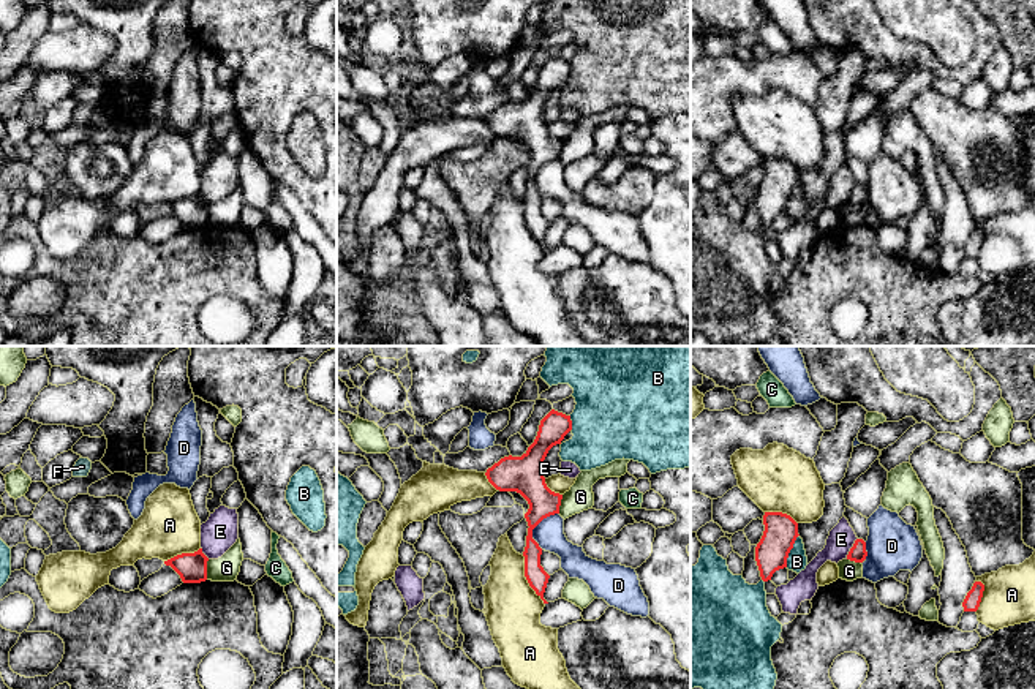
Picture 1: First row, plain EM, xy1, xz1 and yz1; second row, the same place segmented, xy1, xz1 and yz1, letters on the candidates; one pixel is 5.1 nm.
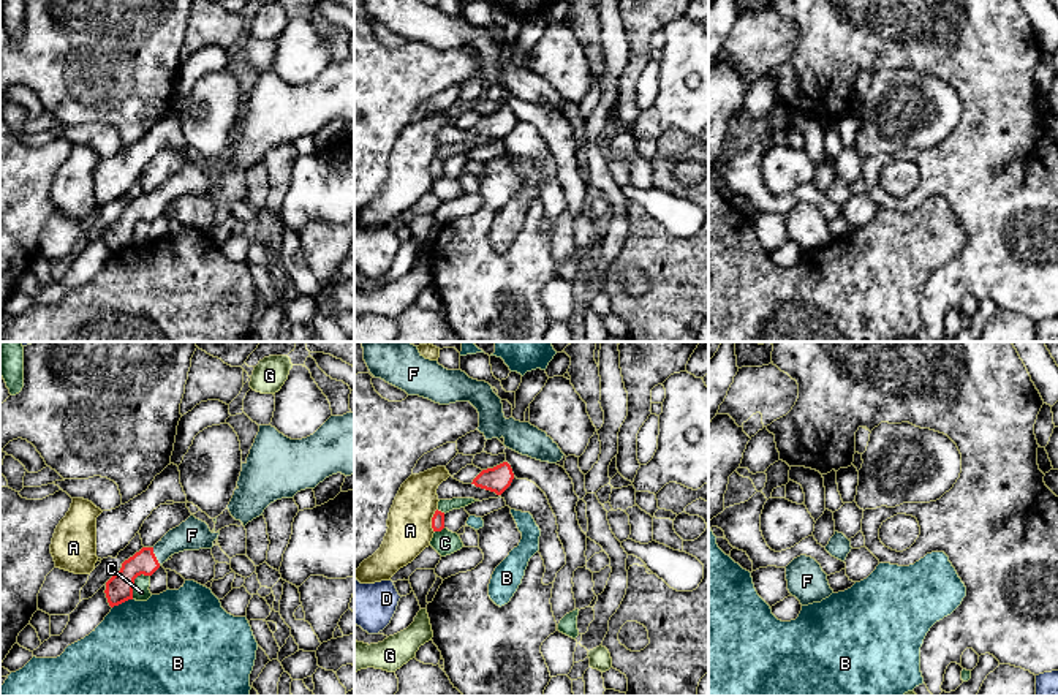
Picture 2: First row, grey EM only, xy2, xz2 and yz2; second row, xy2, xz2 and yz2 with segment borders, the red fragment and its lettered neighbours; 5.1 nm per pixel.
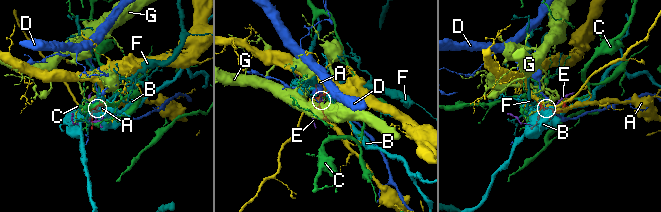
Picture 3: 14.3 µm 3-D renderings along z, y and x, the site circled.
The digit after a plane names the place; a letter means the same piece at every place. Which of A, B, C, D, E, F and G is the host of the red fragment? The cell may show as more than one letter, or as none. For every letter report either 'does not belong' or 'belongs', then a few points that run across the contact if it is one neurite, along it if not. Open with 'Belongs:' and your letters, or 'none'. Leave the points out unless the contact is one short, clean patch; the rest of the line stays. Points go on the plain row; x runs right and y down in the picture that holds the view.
Belongs: F
A: does not belong
B: does not belong
C: does not belong
D: does not belong; line xz1 (558, 158), (545, 163), (533, 176), (533, 185), (541, 195)
E: does not belong; line yz1 (857, 184), (846, 204)
F: belongs; line xy2 (119, 234), (143, 208), (154, 201), (176, 185), (192, 181)
G: does not belong; line xy1 (209, 206), (206, 225)

